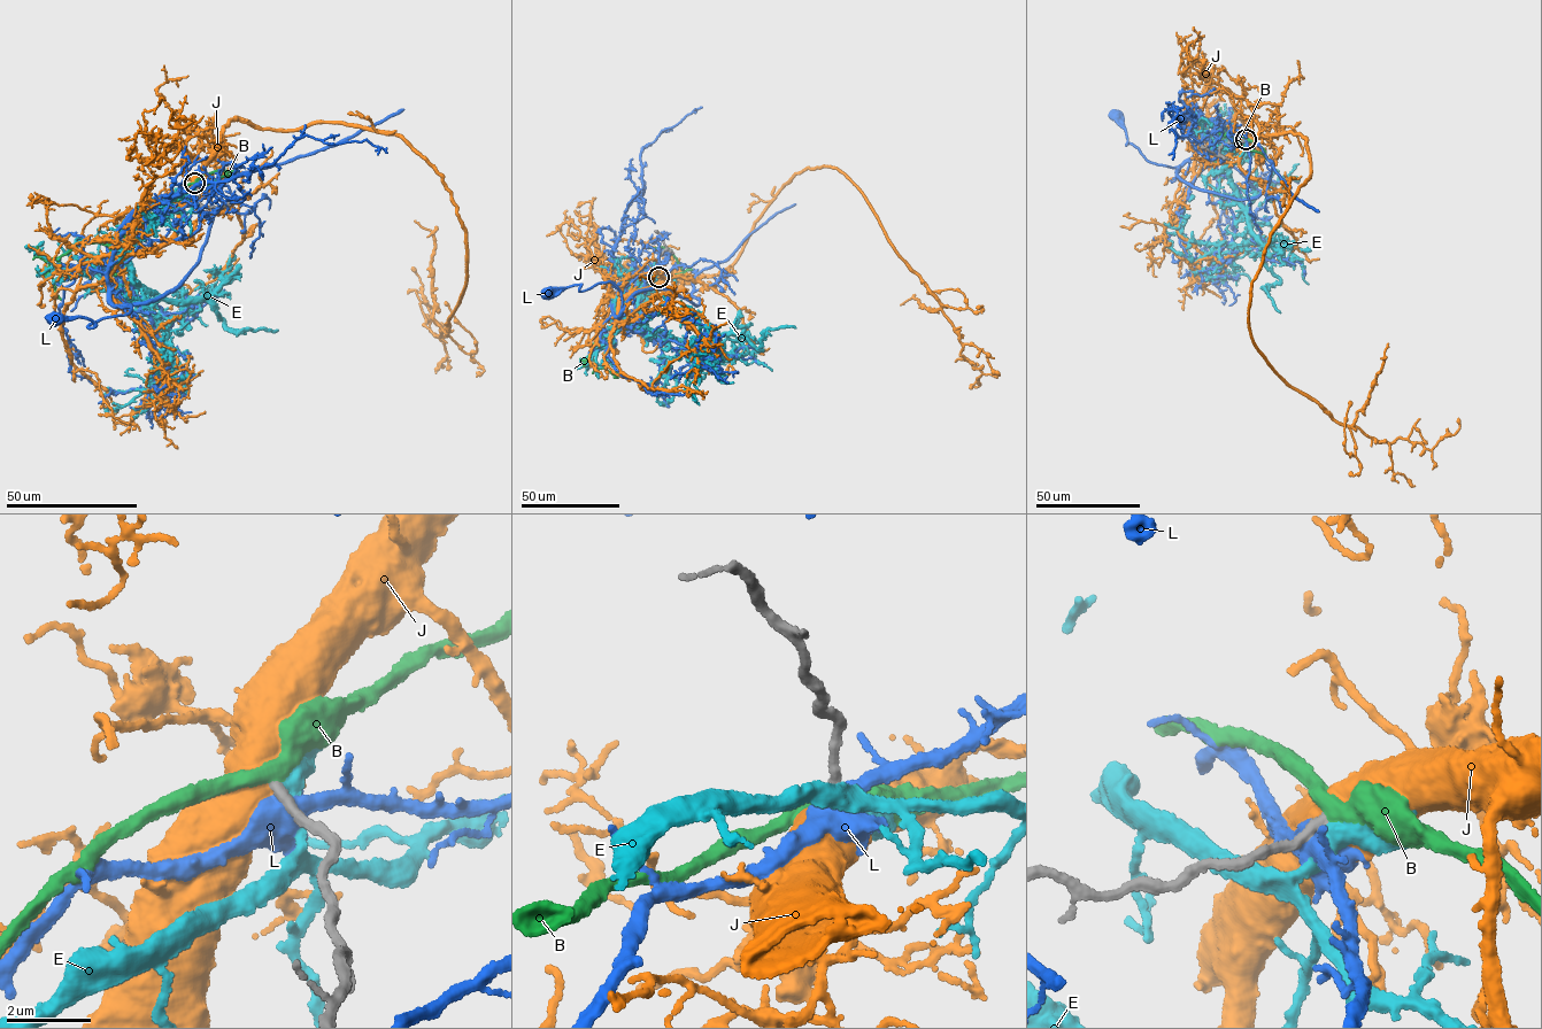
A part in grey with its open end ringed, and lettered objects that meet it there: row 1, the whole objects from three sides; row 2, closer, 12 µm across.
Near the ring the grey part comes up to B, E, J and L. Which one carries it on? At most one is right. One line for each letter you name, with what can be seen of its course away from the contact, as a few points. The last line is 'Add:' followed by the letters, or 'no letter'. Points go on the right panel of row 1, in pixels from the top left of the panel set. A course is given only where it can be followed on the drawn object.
B: it runs (1246, 140), (1242, 136), (1223, 131), (1224, 138), (1223, 126), (1213, 121), (1231, 151), (1231, 156), (1221, 161)
Add: B

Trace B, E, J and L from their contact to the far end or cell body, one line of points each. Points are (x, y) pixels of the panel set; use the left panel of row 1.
B: (194, 184), (113, 241), (84, 244), (51, 260), (44, 272), (61, 300)
E: (194, 184), (130, 257), (140, 285), (186, 303), (163, 341), (169, 362), (135, 322), (146, 326)
J: (194, 184), (237, 118), (396, 134), (441, 176), (464, 230), (446, 334), (424, 325), (413, 267)
L: (195, 185), (133, 209), (118, 232), (108, 285), (114, 304), (131, 310), (91, 329), (91, 319), (56, 318)

